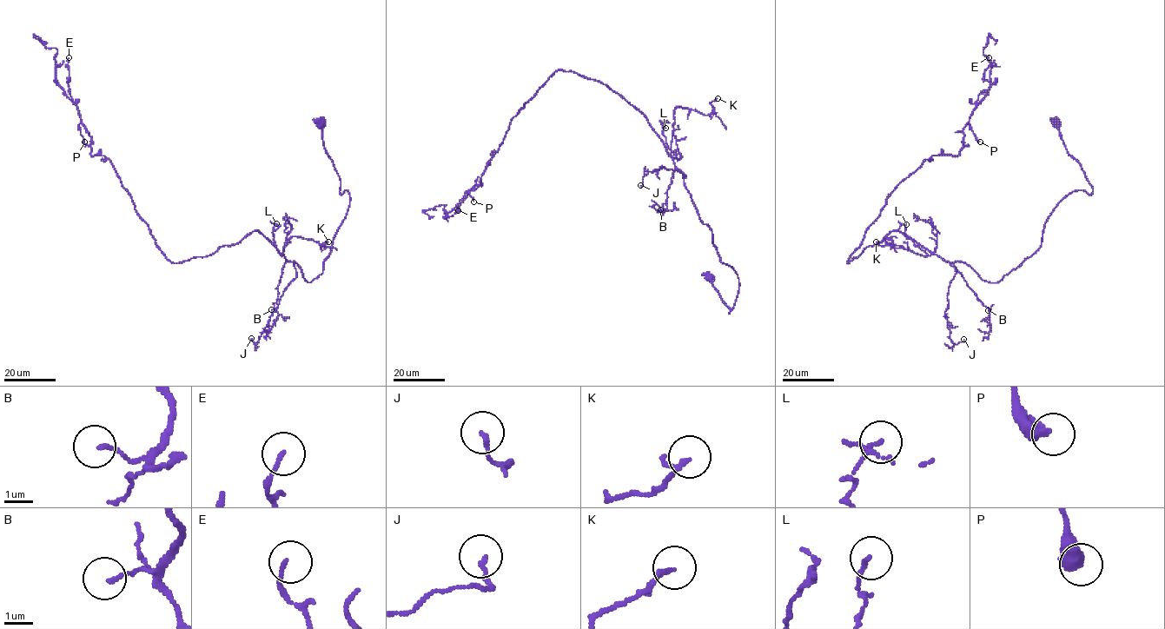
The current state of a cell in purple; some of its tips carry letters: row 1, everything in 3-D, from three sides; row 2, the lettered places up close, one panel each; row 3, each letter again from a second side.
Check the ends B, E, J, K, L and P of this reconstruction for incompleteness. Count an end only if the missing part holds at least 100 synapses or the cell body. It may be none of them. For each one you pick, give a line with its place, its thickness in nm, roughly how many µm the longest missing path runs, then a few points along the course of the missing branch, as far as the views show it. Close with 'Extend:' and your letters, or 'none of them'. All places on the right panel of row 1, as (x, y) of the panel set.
Extend: none of them

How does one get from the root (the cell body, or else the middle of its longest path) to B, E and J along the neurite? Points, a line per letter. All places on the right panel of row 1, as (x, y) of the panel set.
B: (1056, 122), (1092, 193), (1069, 194), (1045, 222), (1041, 246), (997, 282), (947, 261), (988, 310)
E: (1056, 122), (1092, 193), (1069, 194), (1000, 281), (898, 231), (849, 263), (901, 182), (960, 154), (989, 57)
J: (1056, 122), (1092, 193), (1069, 194), (1041, 246), (998, 281), (954, 263), (945, 313), (951, 342), (963, 339)

